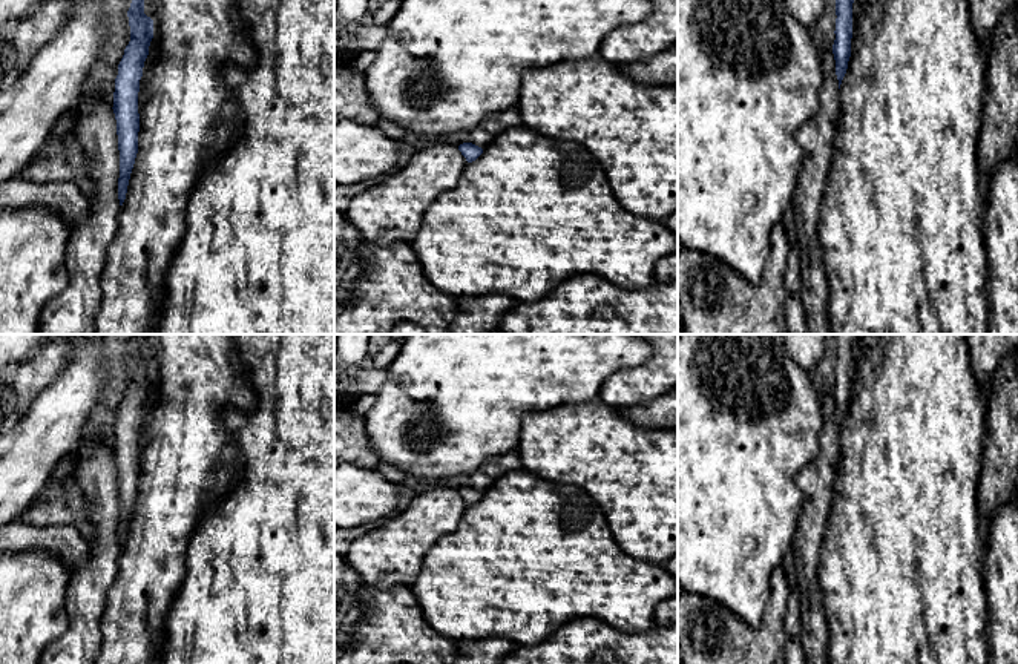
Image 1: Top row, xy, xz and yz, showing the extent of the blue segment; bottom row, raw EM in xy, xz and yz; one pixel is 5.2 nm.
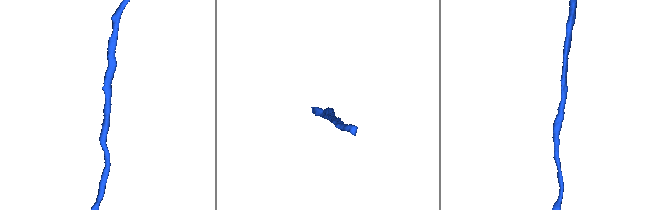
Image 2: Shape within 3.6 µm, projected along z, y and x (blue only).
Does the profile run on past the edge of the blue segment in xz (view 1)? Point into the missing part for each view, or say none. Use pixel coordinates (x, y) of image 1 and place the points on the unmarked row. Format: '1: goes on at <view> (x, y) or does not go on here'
1: does not go on here

